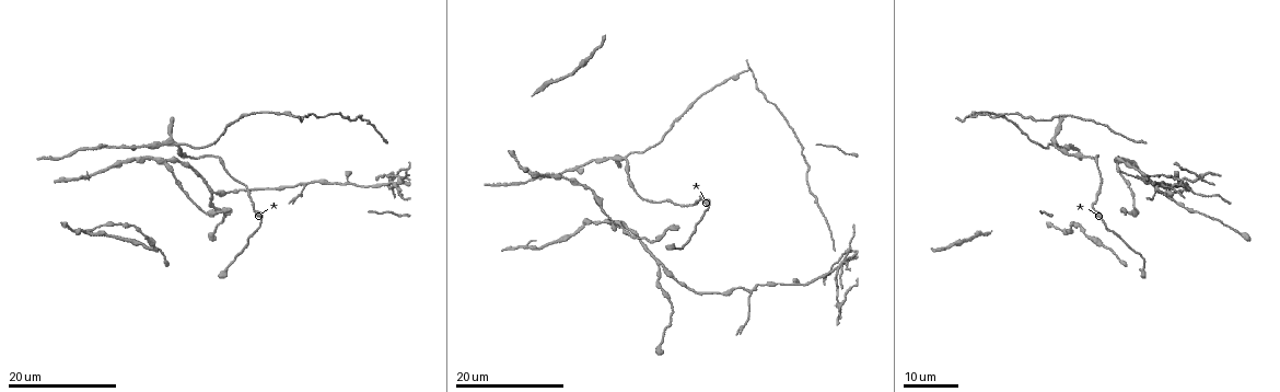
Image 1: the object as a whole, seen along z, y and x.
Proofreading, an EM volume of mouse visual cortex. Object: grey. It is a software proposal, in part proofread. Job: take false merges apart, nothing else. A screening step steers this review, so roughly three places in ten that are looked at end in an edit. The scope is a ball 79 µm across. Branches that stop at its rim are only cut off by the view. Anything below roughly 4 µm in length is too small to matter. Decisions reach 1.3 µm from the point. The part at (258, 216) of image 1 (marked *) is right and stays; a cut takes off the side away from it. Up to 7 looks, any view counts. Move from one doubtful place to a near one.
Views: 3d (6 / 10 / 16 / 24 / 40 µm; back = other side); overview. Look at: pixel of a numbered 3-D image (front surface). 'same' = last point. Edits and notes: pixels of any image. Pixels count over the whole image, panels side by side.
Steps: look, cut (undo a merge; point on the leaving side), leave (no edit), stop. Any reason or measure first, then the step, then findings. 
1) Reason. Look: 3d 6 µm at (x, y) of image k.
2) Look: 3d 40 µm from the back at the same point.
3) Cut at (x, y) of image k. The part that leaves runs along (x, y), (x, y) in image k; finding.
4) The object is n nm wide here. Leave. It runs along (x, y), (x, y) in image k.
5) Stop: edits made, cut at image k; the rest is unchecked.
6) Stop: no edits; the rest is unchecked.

Arms part here. Look: 3d 24 µm at (164, 165) of image 1.

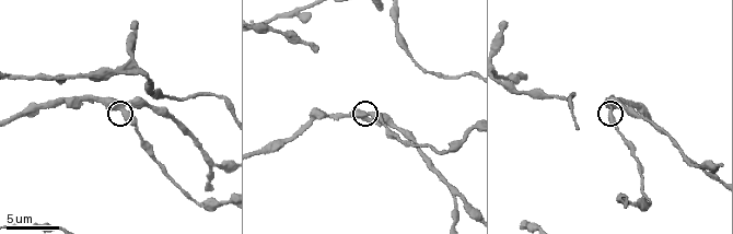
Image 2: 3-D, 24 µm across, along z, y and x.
Look: 3d 10 µm at (120, 109) of image 2.

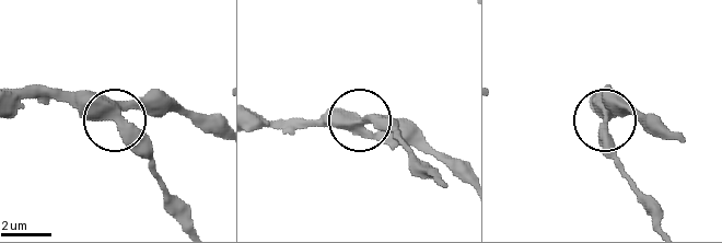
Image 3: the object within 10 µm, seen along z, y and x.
The side arm is 19 µm long. Leave. Continuous, no second cell.

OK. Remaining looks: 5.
Three-way junction. Look: 3d 16 µm at (460, 193) of image 2.

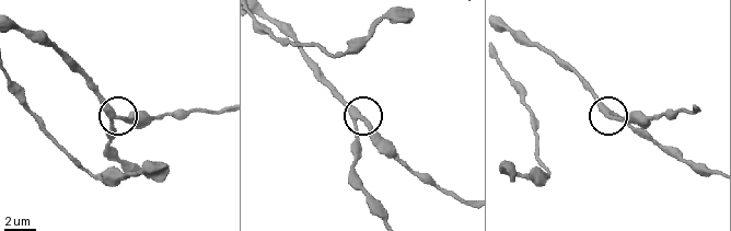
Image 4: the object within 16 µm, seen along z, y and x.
The object is 300 nm wide here. Leave. All the same cell.

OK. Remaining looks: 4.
Four arms meet. Look: 3d 16 µm at (753, 292) of image 1.

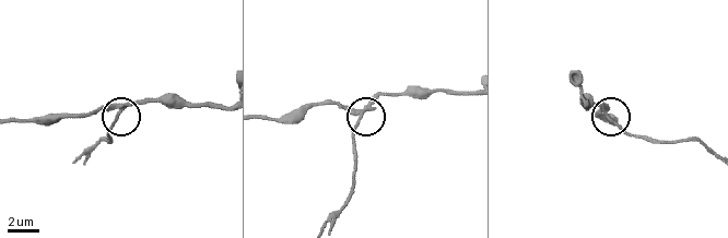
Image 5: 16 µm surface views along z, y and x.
Look: 3d 10 µm at (362, 114) of image 5.

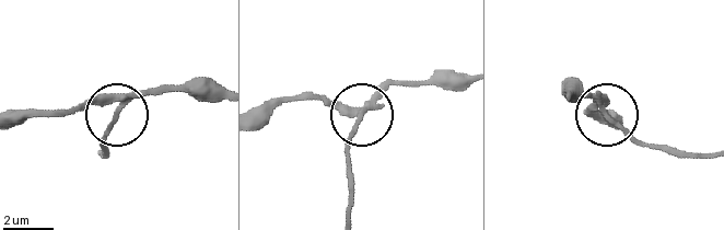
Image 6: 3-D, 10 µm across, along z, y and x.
4 arms meet here. Cut at (111, 126) of image 6. The part that leaves runs along (598, 98), (642, 141), (711, 152) in image 6; a second cell is stuck on.

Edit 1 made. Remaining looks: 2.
Stop: edits made, cut at image 6; the rest is unchecked.

